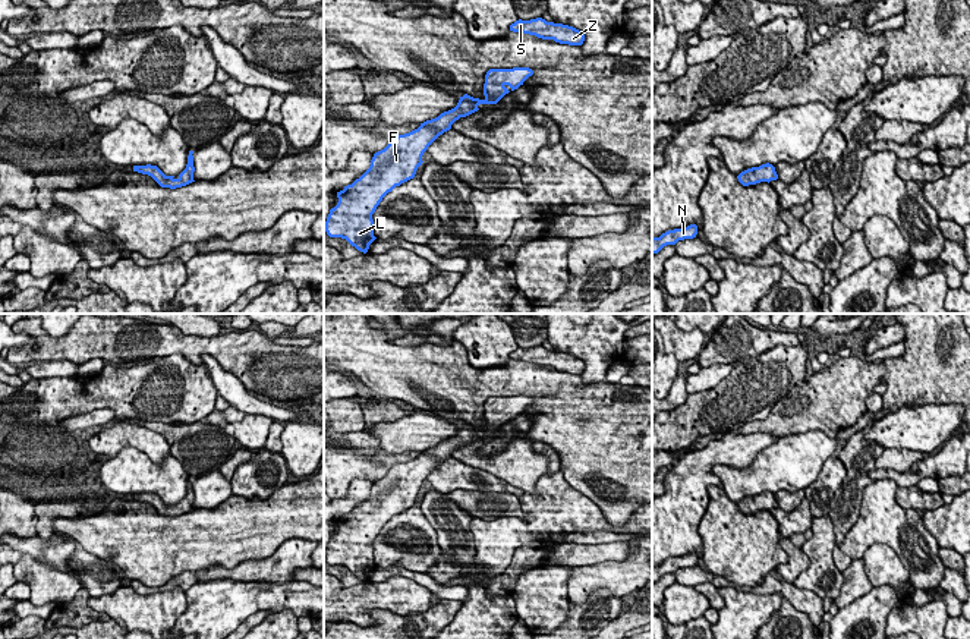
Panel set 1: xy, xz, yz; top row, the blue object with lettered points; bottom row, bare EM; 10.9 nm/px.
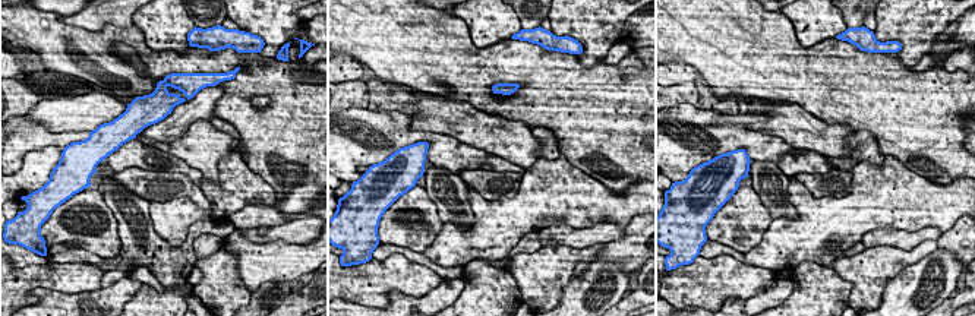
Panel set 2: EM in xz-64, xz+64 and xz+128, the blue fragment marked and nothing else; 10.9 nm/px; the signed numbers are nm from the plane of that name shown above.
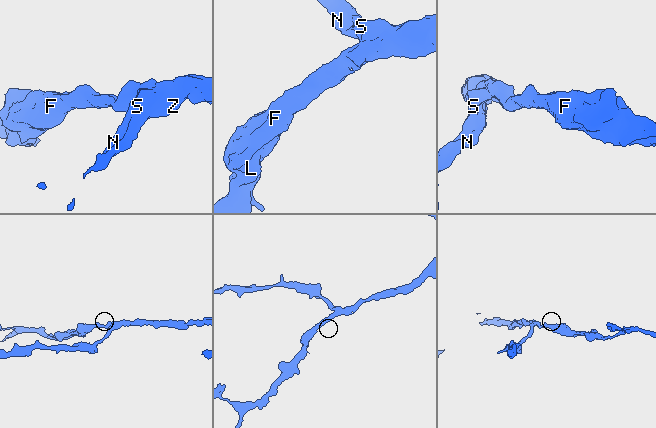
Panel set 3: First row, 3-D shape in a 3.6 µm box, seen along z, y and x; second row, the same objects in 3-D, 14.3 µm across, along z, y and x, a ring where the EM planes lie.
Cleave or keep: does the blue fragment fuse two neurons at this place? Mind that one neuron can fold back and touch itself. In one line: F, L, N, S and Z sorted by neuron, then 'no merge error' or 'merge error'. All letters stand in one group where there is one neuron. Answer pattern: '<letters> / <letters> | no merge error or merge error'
F L N S Z | no merge error

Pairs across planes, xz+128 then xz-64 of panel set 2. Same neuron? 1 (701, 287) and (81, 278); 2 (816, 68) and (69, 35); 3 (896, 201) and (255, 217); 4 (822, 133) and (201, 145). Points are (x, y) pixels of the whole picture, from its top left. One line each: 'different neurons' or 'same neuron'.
1: same neuron
2: same neuron
3: different neurons
4: same neuron

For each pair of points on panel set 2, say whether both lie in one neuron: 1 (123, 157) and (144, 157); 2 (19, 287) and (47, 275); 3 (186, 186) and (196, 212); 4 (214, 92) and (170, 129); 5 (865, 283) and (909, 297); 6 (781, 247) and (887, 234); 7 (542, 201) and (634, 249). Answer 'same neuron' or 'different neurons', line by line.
1: same neuron
2: same neuron
3: different neurons
4: same neuron
5: different neurons
6: different neurons
7: different neurons

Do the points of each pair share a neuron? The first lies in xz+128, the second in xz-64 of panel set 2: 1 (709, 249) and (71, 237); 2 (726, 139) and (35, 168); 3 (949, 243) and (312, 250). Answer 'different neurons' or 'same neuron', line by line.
1: different neurons
2: different neurons
3: same neuron

